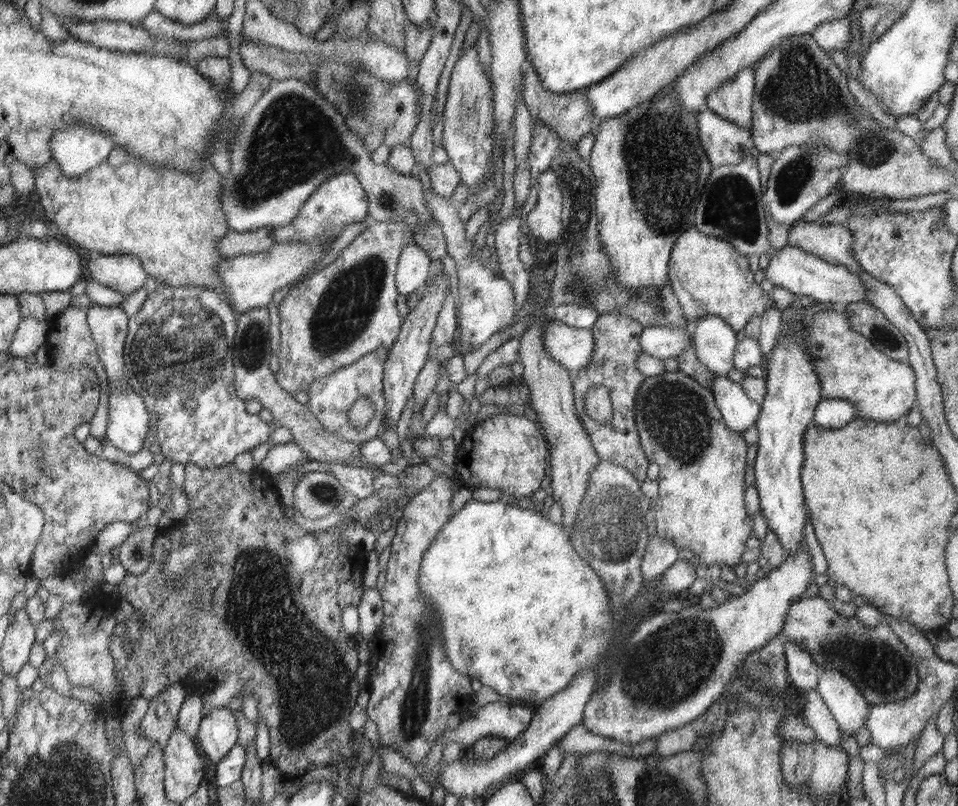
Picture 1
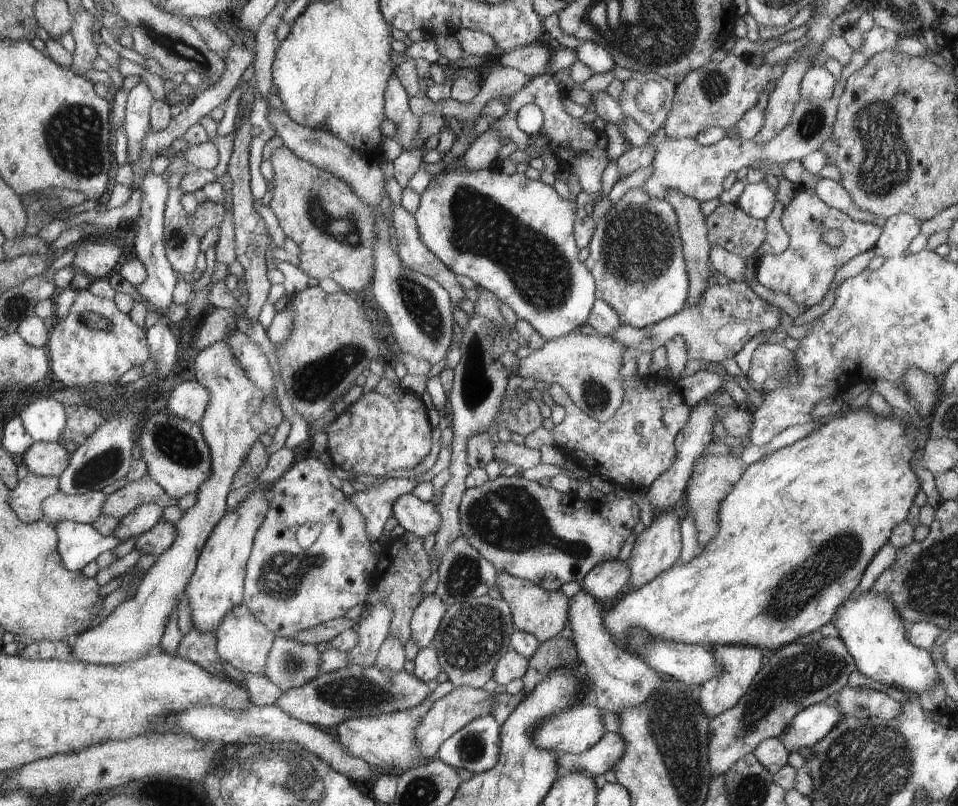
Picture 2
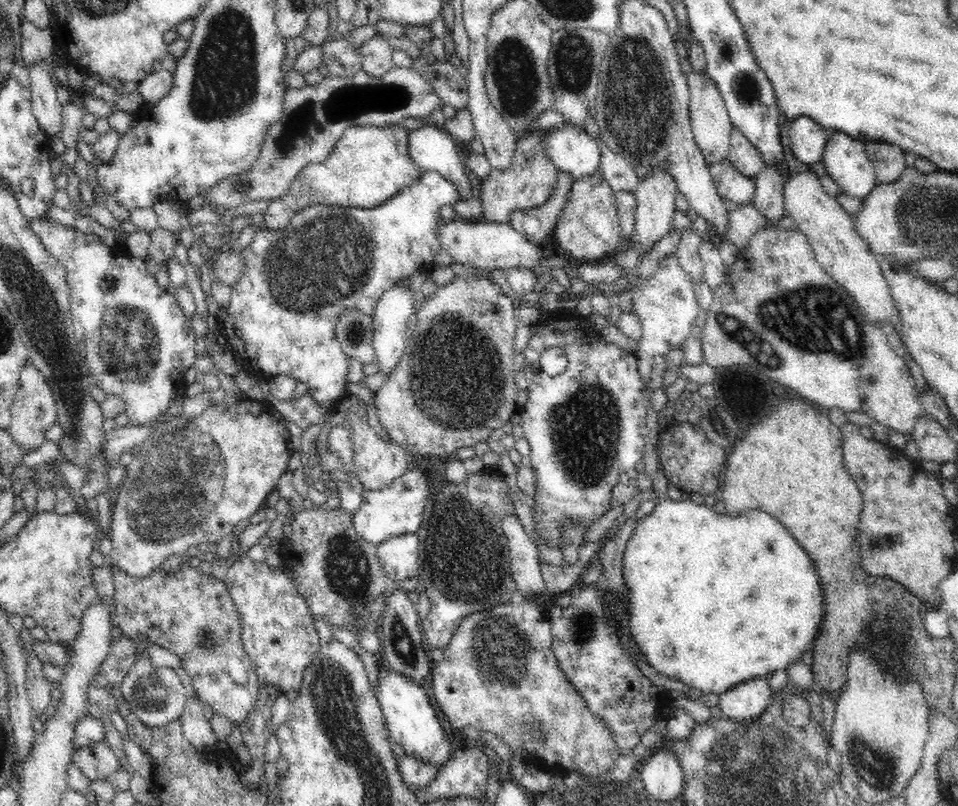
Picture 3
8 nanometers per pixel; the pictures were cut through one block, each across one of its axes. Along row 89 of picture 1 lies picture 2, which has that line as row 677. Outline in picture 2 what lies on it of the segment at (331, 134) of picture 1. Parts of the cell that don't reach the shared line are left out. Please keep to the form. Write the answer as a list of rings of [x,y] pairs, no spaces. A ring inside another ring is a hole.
[[[277,637],[266,662],[266,678],[282,692],[300,688],[312,682],[320,674],[321,655],[315,644]]]

